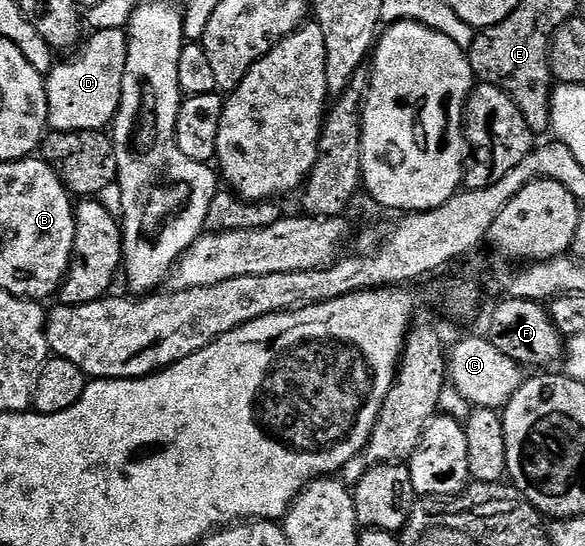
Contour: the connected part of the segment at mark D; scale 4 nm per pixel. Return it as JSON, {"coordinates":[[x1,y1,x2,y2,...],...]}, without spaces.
{"coordinates":[[117,28,94,32,91,37,81,45,75,60,55,63,45,77,48,124,55,132,101,132,113,125,124,86,128,36]]}

